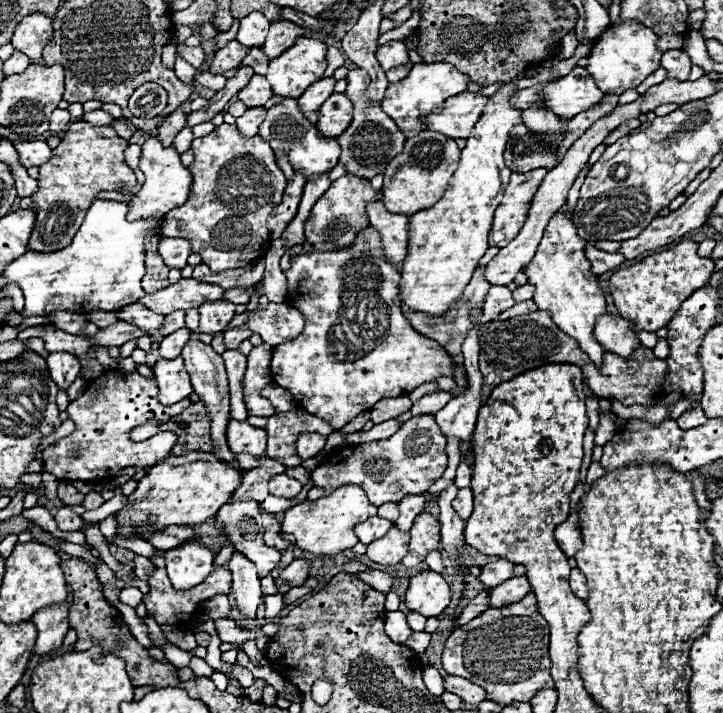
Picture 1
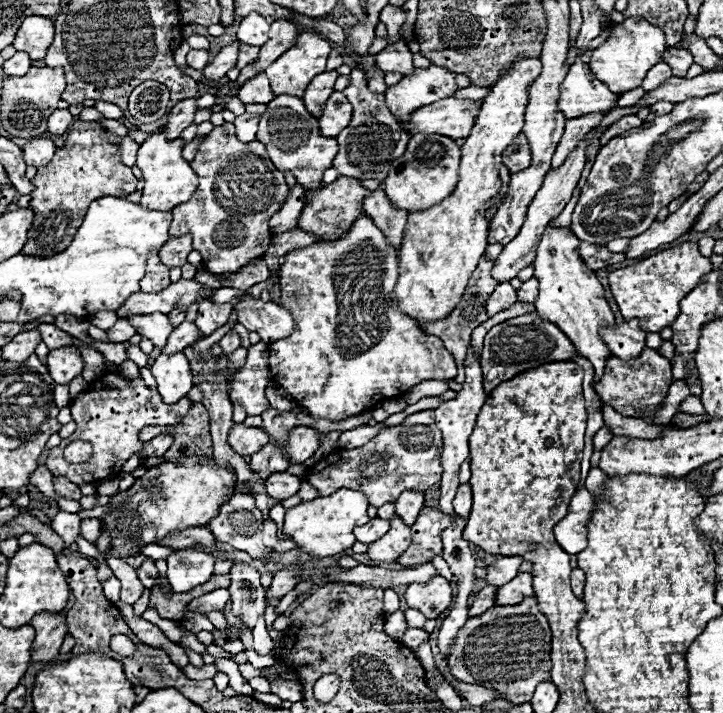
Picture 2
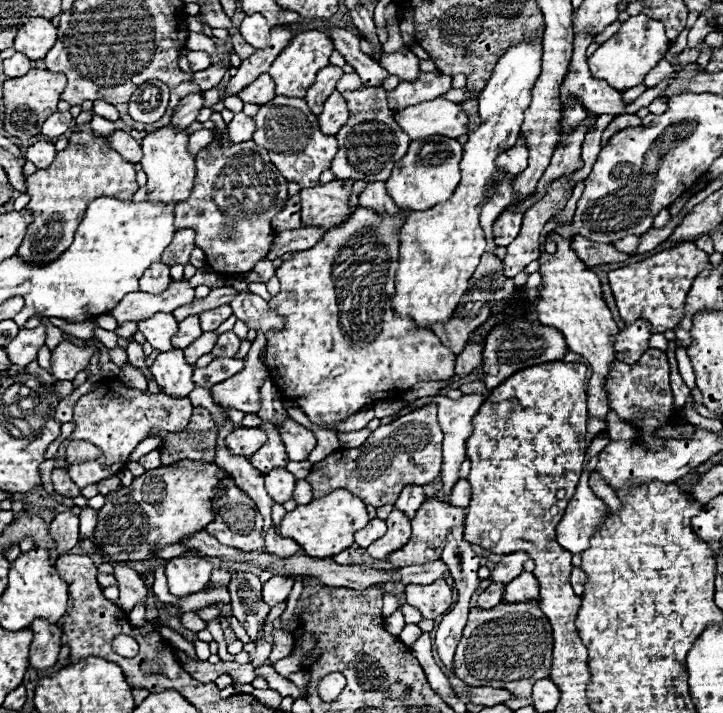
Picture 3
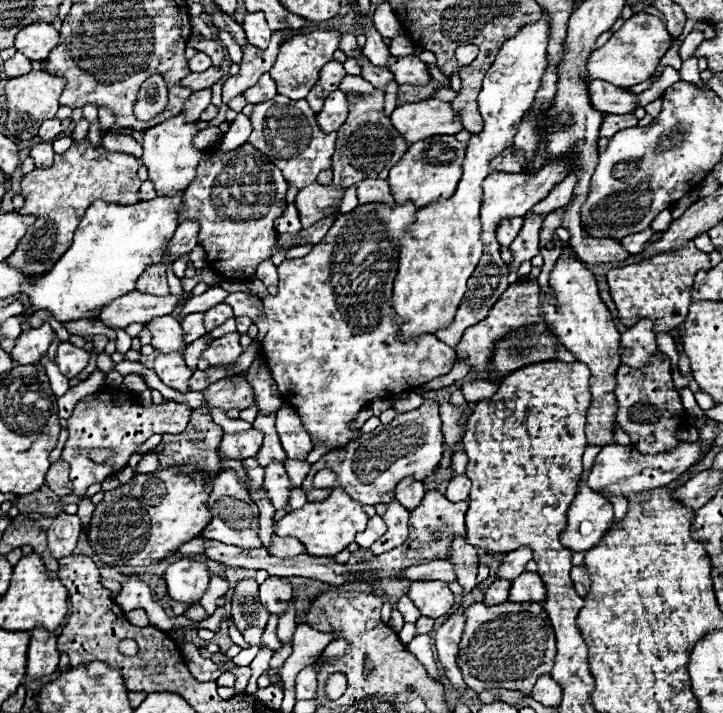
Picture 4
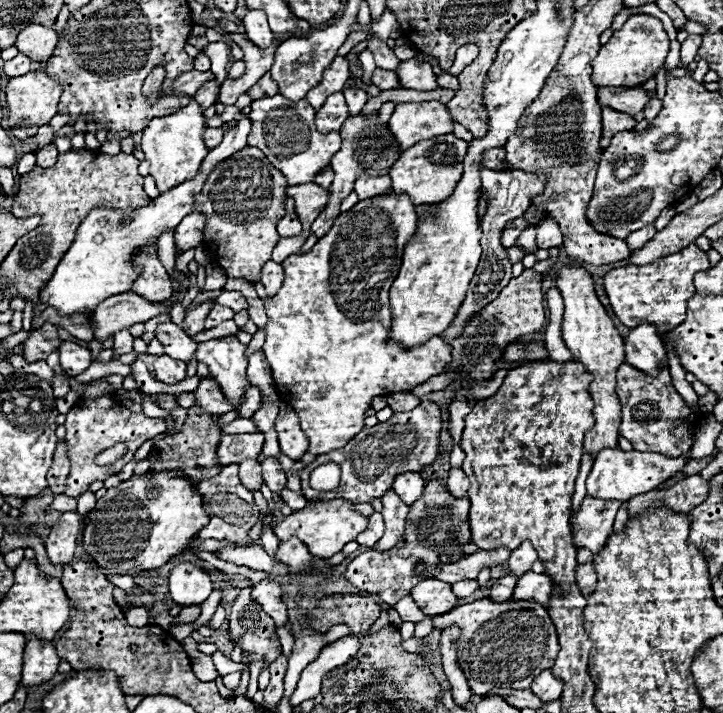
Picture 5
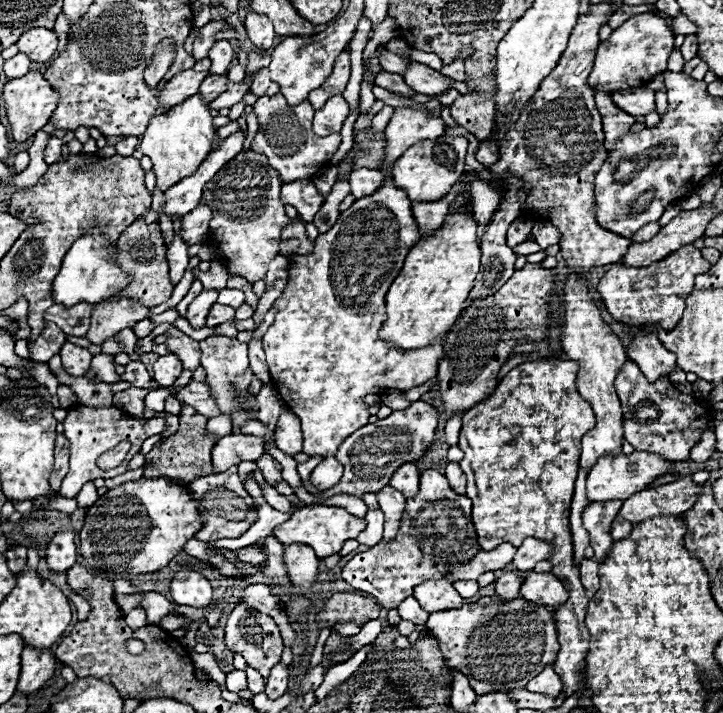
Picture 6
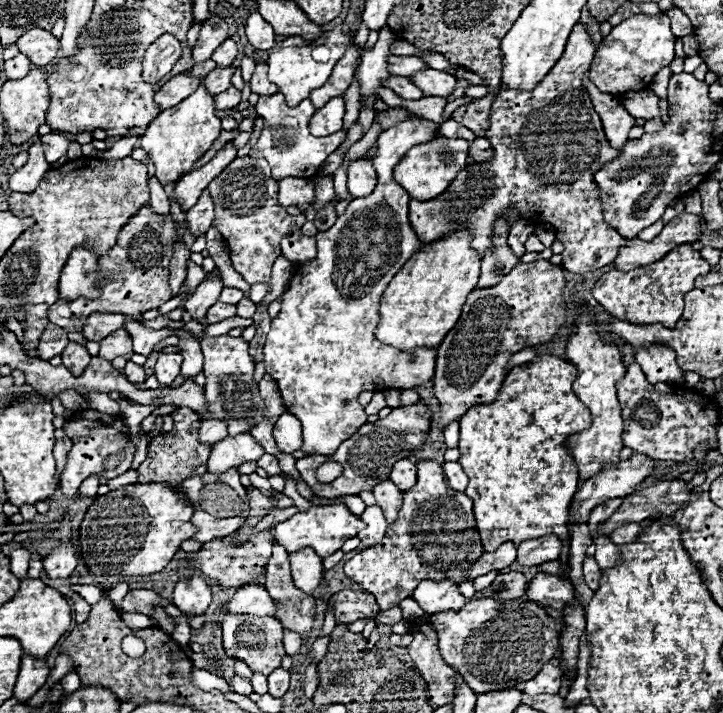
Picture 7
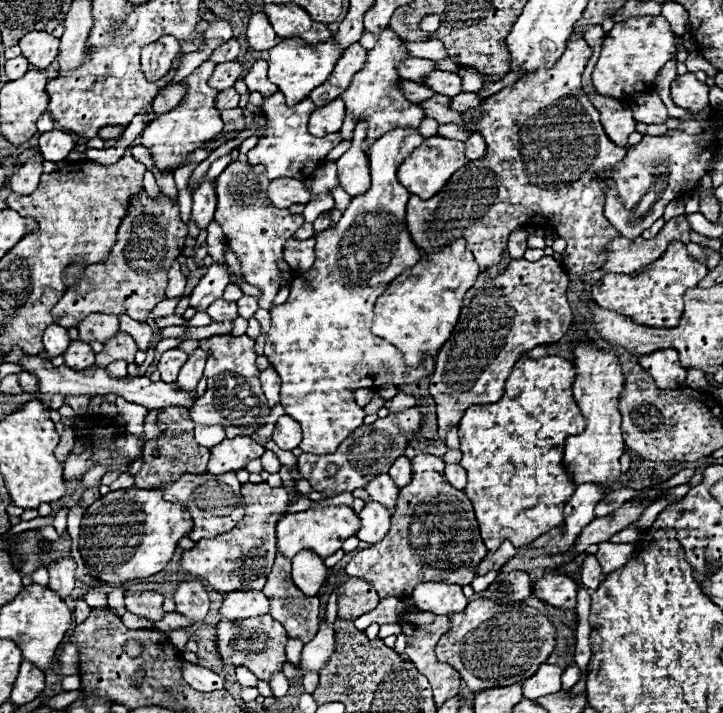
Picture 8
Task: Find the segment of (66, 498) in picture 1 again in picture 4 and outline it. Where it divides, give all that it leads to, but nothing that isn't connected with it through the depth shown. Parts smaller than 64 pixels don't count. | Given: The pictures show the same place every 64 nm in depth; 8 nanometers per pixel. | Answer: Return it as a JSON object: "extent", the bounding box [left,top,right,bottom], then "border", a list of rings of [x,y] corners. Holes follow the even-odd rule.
{"extent":[46,460,72,496],"border":[[[58,460],[56,464],[50,466],[50,470],[48,470],[48,474],[46,474],[48,486],[50,486],[58,496],[68,496],[68,494],[72,494],[72,482],[70,482],[70,478],[68,478],[68,470],[70,470],[68,462]]]}

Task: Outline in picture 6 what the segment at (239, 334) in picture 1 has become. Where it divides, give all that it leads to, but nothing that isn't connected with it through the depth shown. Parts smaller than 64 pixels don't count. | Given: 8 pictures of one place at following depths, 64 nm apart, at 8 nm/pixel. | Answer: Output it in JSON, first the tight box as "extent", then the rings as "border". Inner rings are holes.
{"extent":[199,336,256,418],"border":[[[211,336],[199,342],[202,351],[200,363],[206,368],[206,380],[210,382],[212,394],[216,396],[216,402],[222,410],[222,414],[236,414],[236,412],[248,412],[250,418],[254,418],[256,410],[256,400],[248,392],[252,372],[248,366],[248,344],[238,342],[236,338],[226,338],[226,336]]]}

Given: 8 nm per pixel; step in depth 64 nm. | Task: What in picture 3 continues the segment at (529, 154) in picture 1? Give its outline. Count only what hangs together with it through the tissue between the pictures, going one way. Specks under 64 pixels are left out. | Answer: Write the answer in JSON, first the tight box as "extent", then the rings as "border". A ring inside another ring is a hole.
{"extent":[496,138,528,176],"border":[[[520,138],[510,150],[502,152],[496,158],[496,164],[498,164],[498,168],[506,170],[508,174],[518,176],[528,166],[528,148],[526,148],[526,142]]]}

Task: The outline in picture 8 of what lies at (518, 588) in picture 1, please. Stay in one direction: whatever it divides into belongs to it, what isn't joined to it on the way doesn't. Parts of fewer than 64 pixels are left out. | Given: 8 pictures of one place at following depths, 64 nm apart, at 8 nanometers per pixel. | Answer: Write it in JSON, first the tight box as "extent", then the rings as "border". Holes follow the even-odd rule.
{"extent":[532,574,576,610],"border":[[[544,574],[534,582],[532,596],[560,610],[576,608],[576,582],[570,576]]]}

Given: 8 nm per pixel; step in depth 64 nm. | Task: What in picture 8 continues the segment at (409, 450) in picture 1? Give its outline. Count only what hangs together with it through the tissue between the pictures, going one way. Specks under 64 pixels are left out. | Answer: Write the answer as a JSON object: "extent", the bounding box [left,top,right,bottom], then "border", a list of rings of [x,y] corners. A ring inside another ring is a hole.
{"extent":[298,406,422,498],"border":[[[420,406],[408,408],[404,412],[388,414],[386,418],[378,418],[374,424],[362,424],[346,442],[338,446],[334,454],[328,456],[316,456],[316,454],[302,454],[298,458],[298,470],[302,478],[306,478],[312,486],[312,490],[326,494],[328,498],[342,494],[342,492],[354,492],[356,488],[364,488],[372,478],[378,474],[386,474],[392,466],[392,462],[400,456],[404,456],[408,444],[414,440],[414,436],[420,432],[422,424],[422,410]],[[336,464],[338,474],[332,478],[326,478],[326,466]]]}

